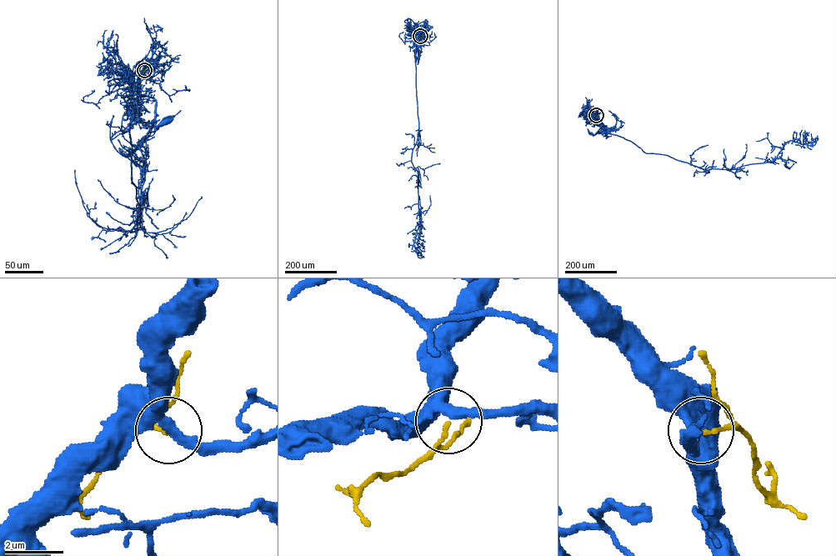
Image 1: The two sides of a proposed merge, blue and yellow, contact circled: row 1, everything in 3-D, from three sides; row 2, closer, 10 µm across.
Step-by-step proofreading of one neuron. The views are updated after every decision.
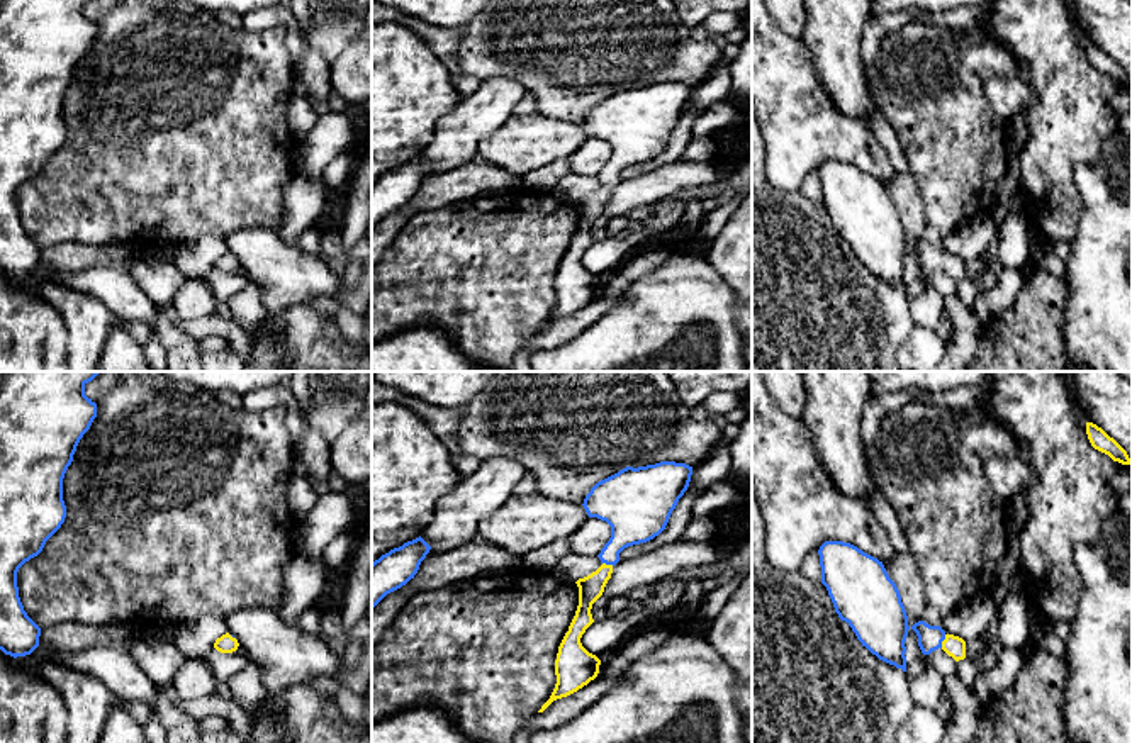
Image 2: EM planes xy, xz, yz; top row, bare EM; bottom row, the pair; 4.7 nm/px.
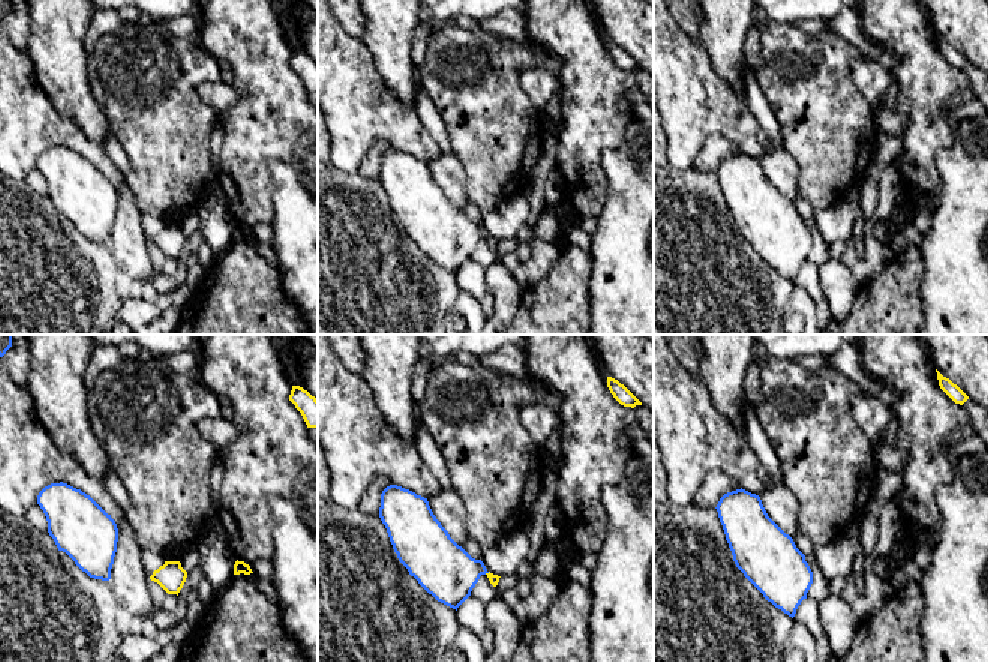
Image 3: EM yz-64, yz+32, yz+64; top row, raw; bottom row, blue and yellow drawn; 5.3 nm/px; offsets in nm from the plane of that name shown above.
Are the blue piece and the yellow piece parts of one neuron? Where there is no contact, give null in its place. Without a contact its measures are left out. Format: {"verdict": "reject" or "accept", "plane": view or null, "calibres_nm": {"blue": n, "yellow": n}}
{"verdict": "accept", "plane": "yz", "calibres_nm": {"blue": 120, "yellow": 100}}

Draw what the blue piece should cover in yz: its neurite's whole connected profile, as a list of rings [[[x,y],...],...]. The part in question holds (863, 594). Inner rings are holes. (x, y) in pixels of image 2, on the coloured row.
[[[825,541],[818,555],[838,617],[872,655],[906,672],[908,616],[883,561],[843,541]]]

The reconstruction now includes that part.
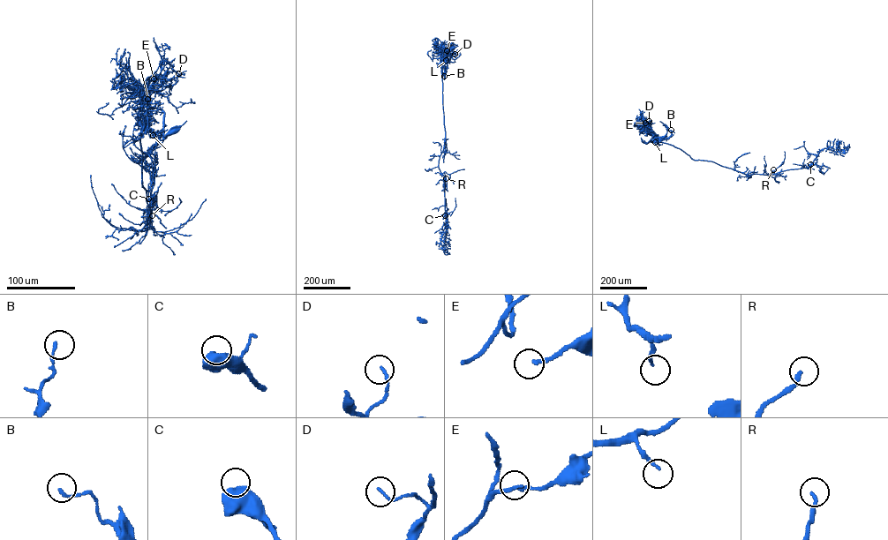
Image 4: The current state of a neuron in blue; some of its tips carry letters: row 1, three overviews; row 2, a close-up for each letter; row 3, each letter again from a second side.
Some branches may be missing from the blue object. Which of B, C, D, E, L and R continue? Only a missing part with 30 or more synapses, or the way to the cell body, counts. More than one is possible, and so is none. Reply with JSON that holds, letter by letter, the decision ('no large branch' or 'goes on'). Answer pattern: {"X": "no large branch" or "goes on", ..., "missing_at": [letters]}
{"B": "no large branch", "C": "no large branch", "D": "no large branch", "E": "goes on", "L": "no large branch", "R": "no large branch", "missing_at": ["E"]}

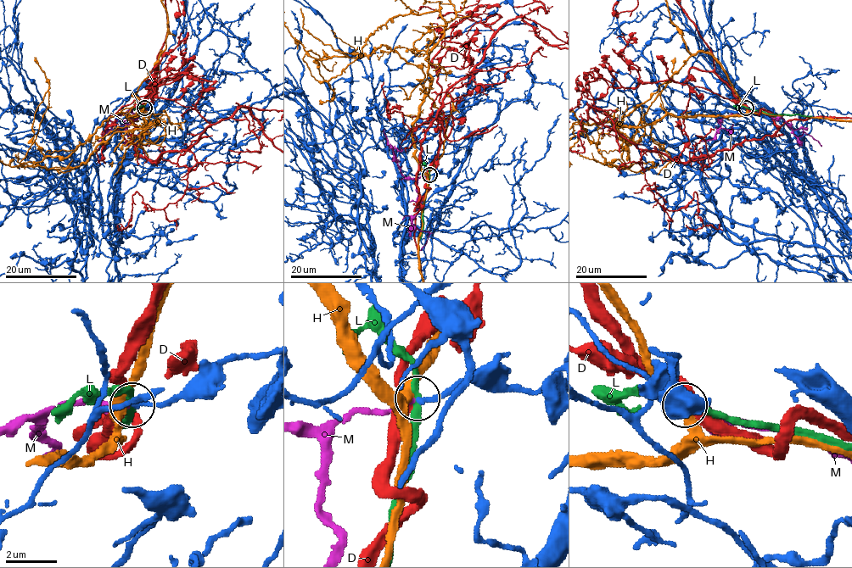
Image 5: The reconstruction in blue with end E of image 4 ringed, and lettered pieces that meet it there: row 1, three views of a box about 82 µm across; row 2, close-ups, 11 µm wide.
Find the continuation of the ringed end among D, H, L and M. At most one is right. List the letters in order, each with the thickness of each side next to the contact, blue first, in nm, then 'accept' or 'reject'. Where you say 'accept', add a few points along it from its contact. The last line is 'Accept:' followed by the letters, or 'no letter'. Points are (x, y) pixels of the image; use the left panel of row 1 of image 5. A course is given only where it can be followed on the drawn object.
D: calibres 160 and 400 nm; reject
H: calibres 160 and 380 nm; reject
L: calibres 170 and 260 nm; reject
M: calibres 160 and 180 nm; accept
Accept: M

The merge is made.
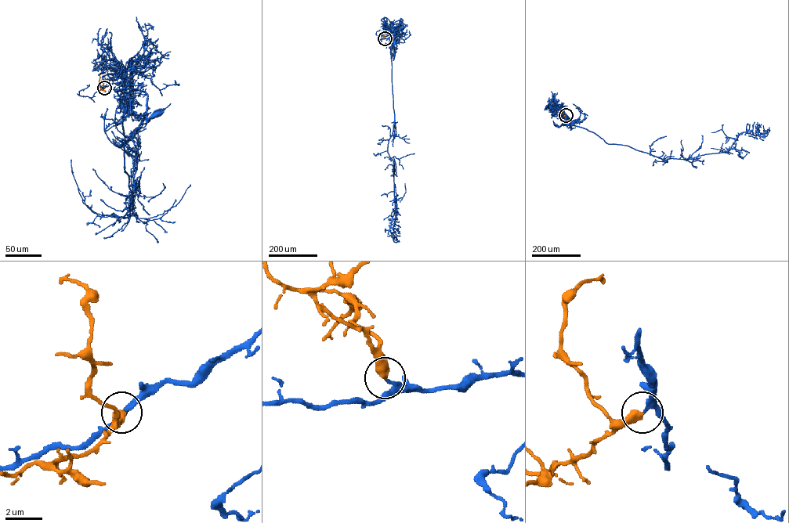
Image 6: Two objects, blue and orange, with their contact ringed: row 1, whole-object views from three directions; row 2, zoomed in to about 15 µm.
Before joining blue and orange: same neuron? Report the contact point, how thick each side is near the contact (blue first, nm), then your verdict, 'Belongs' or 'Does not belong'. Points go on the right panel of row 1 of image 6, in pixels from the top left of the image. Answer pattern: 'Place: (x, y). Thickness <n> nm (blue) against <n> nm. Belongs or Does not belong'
Place: (566, 115). Thickness 150 nm (blue) against 500 nm. Belongs

